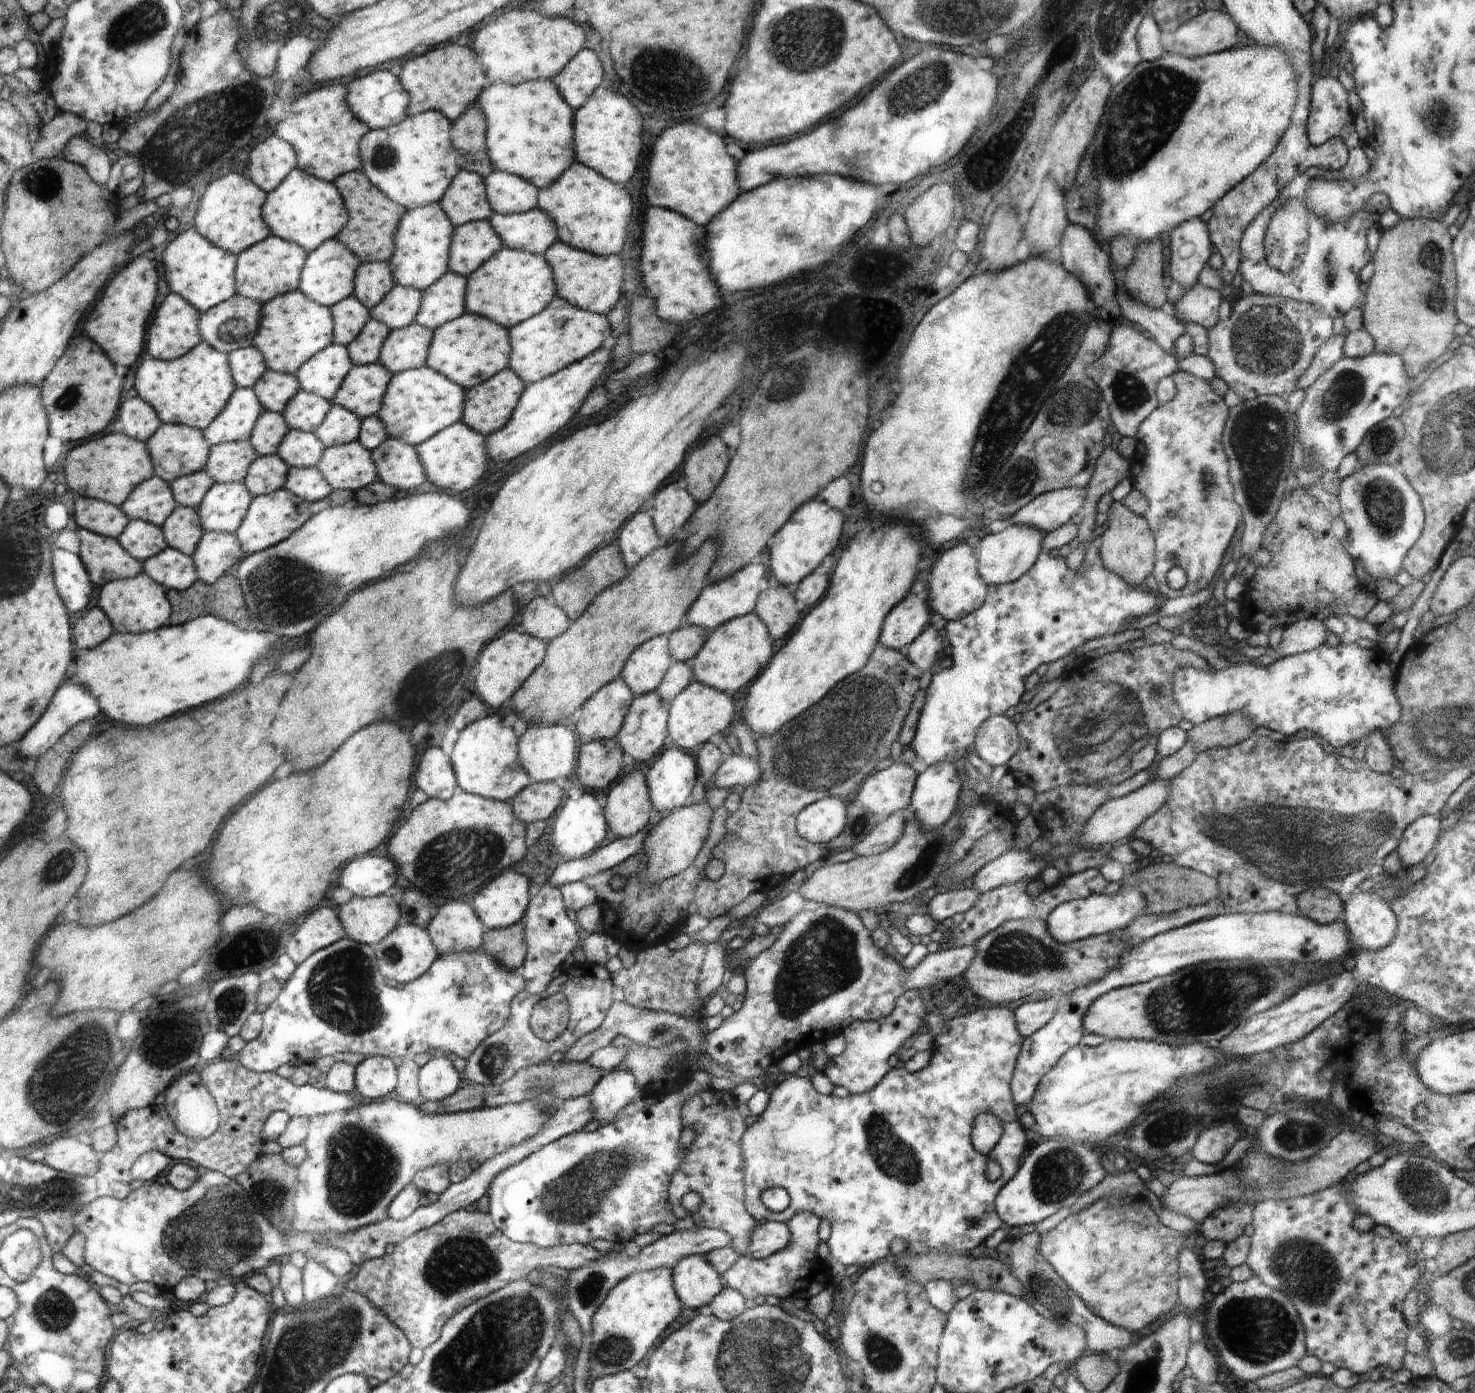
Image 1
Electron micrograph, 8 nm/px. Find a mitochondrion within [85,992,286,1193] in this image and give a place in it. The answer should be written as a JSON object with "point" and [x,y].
{"point":[173,1046]}

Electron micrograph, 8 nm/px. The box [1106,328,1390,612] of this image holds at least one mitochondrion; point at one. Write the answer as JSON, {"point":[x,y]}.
{"point":[1258,436]}

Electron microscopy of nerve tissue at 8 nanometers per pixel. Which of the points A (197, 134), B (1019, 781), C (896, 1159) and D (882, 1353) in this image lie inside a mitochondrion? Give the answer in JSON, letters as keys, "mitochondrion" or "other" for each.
{"A":"mitochondrion","B":"other","C":"mitochondrion","D":"mitochondrion"}

